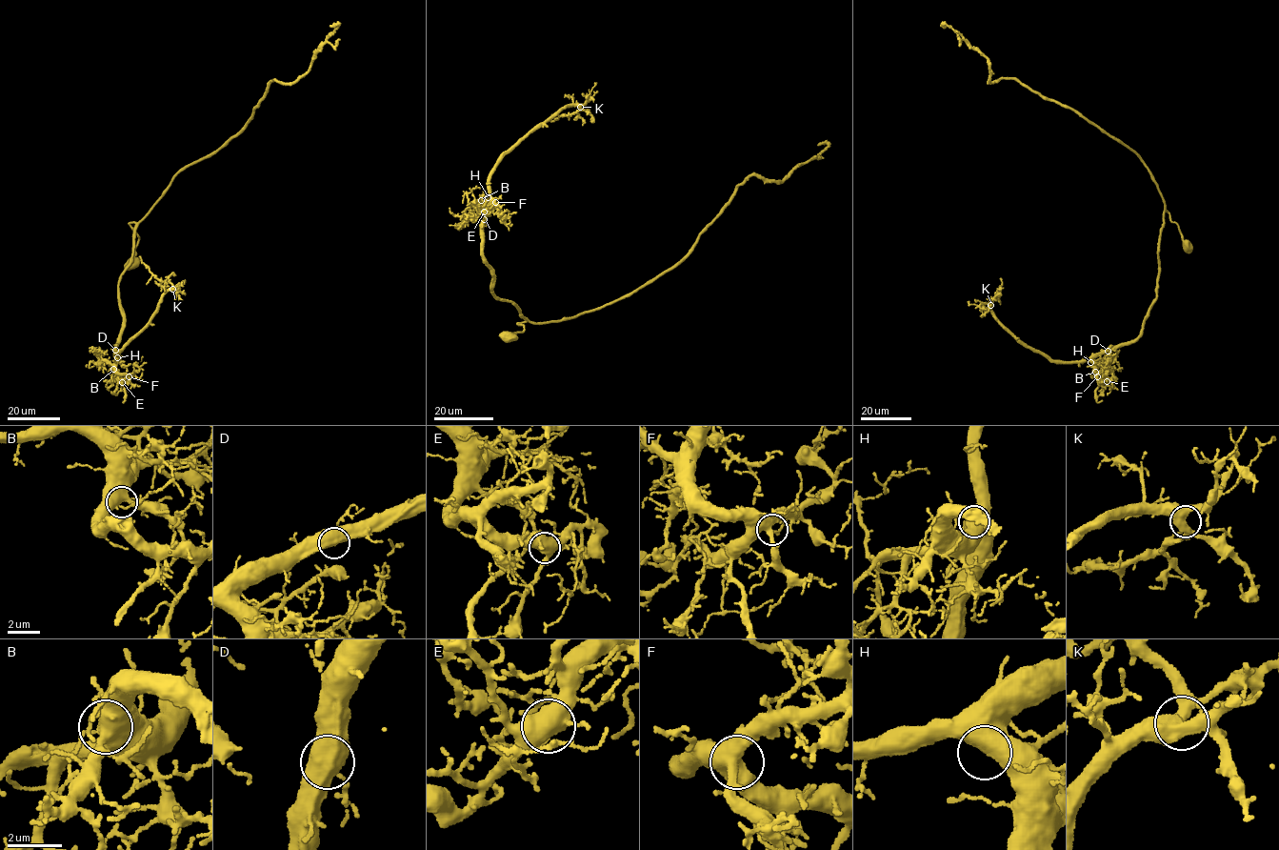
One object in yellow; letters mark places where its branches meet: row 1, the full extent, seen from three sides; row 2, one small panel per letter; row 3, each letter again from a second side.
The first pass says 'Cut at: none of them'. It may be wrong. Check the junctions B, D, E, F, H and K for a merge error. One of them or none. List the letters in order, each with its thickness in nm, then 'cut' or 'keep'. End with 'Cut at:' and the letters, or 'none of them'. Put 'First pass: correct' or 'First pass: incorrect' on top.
First pass: correct
B: 460 nm | keep
D: 850 nm | keep
E: 500 nm | keep
F: 460 nm | keep
H: 850 nm | keep
K: 440 nm | keep
Cut at: none of them

